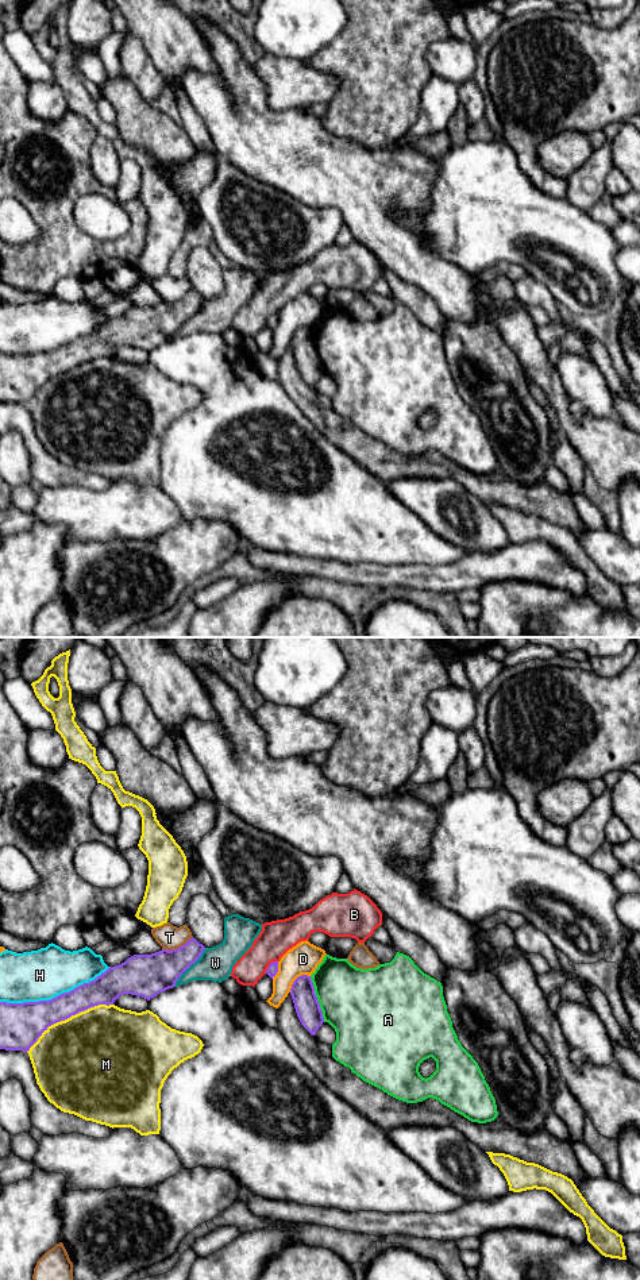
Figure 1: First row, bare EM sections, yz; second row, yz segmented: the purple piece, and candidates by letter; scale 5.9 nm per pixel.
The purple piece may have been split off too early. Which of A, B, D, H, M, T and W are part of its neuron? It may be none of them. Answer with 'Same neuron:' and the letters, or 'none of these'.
Same neuron: B

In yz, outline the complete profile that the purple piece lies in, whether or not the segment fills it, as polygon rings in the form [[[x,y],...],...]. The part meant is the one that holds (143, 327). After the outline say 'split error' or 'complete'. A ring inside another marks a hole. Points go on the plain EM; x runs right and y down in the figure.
[[[196,290],[181,300],[134,306],[89,335],[50,352],[0,354],[0,401],[28,404],[49,378],[99,356],[113,356],[124,346],[147,352],[176,338],[205,298]]]; complete

